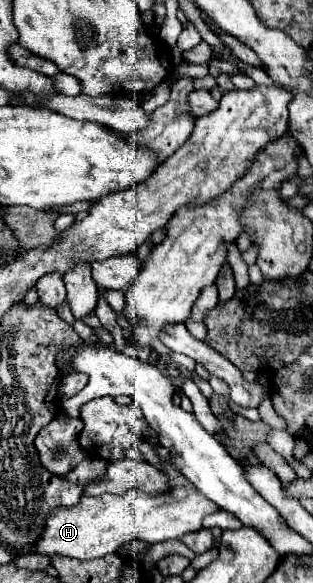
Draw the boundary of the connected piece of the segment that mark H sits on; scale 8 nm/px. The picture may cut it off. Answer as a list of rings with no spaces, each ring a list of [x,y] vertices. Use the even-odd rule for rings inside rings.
[[[173,488],[171,494],[147,496],[139,490],[129,490],[121,496],[103,494],[103,496],[83,496],[77,506],[57,508],[45,520],[45,530],[37,544],[33,544],[29,554],[61,554],[77,560],[93,560],[105,554],[119,552],[121,546],[133,540],[145,540],[149,544],[165,540],[181,540],[187,532],[201,528],[201,520],[217,512],[219,508],[205,498],[199,490]]]

